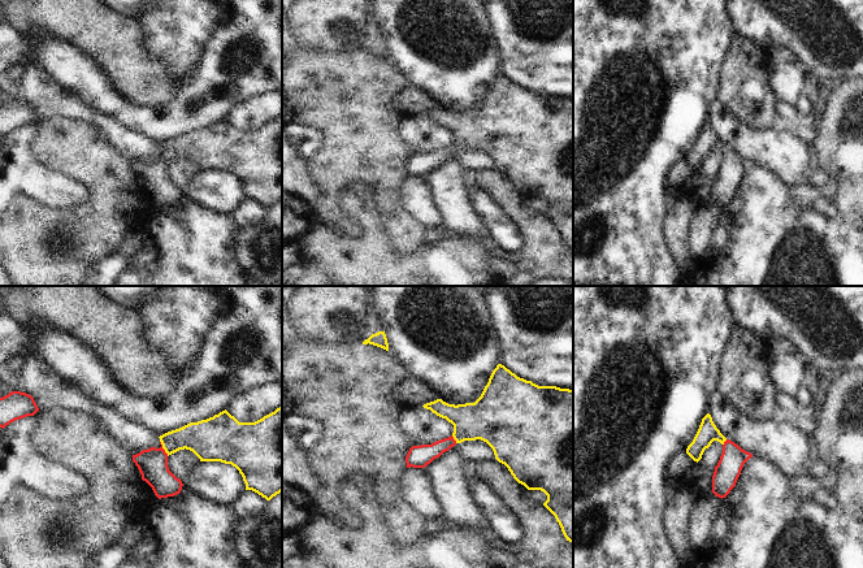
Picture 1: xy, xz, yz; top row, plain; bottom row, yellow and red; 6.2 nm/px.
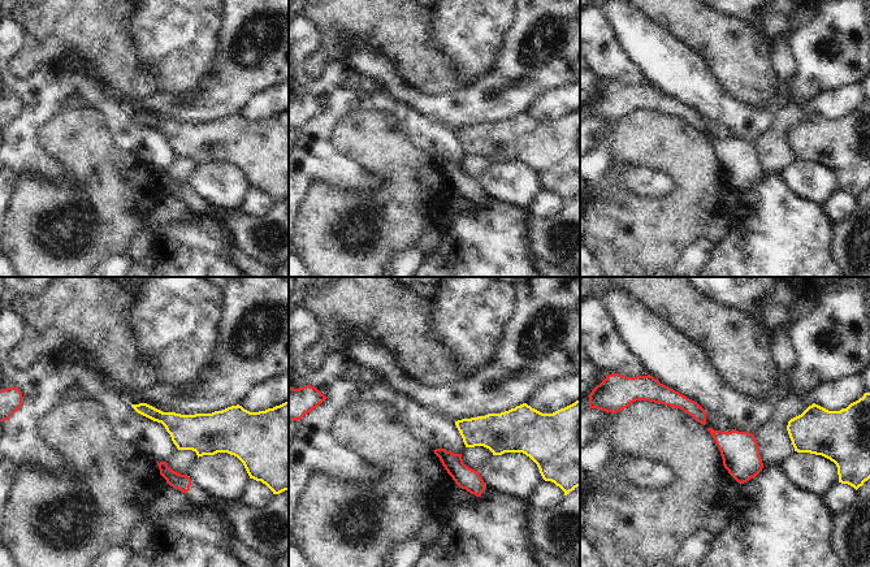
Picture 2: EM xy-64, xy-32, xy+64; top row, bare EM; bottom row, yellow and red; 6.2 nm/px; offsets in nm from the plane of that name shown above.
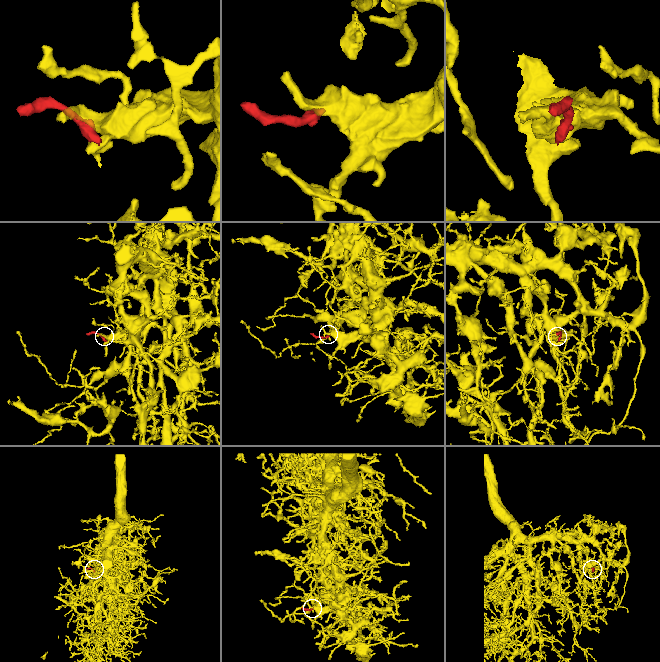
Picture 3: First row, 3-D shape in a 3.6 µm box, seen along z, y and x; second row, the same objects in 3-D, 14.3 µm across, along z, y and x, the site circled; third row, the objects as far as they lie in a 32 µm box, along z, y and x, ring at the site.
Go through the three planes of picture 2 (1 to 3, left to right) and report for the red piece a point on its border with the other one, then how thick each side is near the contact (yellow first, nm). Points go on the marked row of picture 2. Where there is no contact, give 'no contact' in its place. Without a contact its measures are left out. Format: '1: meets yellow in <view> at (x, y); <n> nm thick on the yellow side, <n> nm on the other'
1: no contact
2: no contact
3: no contact

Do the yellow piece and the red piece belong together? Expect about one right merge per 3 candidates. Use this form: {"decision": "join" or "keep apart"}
{"decision": "keep apart"}

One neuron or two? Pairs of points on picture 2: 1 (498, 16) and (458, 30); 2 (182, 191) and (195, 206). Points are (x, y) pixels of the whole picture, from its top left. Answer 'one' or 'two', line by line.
1: one
2: one

